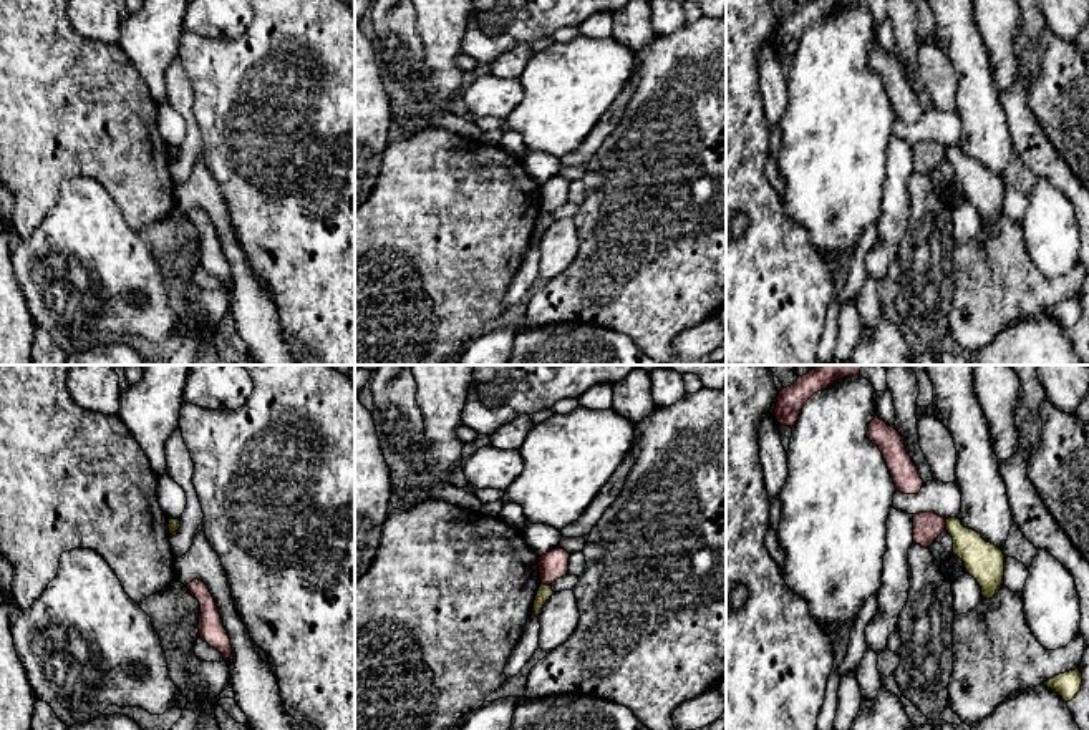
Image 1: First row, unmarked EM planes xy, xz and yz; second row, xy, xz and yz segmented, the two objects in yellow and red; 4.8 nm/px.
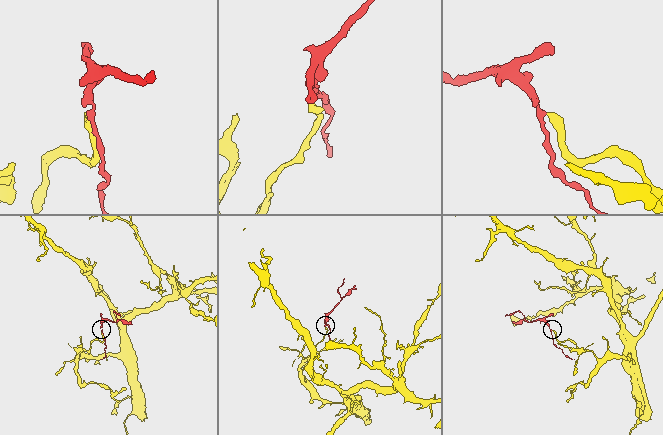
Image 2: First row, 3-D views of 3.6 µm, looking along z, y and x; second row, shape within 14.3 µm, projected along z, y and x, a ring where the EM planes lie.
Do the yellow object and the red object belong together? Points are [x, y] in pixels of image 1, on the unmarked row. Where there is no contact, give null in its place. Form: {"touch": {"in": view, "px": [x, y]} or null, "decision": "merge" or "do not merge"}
{"touch": {"in": "yz", "px": [947, 153]}, "decision": "do not merge"}

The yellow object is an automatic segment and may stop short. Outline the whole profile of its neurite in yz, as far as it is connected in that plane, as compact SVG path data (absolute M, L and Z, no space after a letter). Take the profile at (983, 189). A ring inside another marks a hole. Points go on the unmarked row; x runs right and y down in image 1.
M948 146L945 158L953 166L953 182L965 191L966 201L976 207L981 224L993 227L1003 212L1003 179L986 171L976 159L965 156L958 146Z

